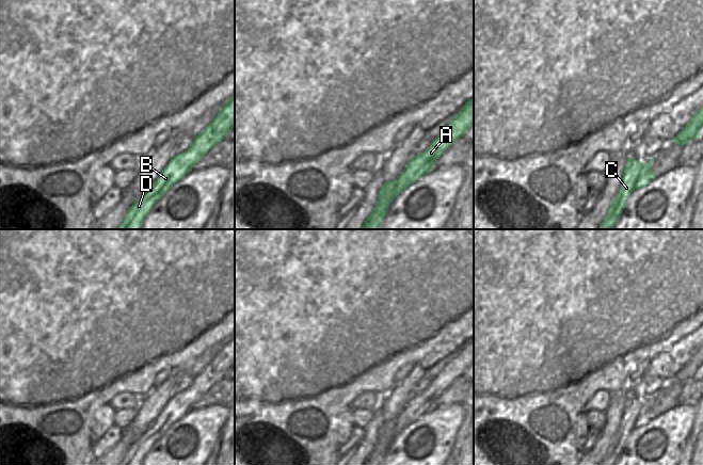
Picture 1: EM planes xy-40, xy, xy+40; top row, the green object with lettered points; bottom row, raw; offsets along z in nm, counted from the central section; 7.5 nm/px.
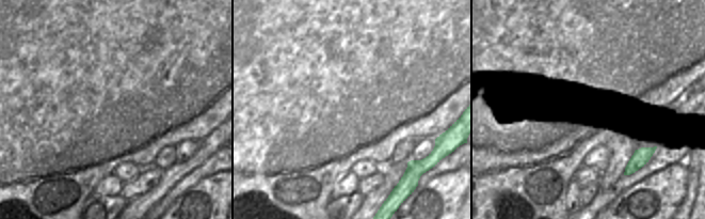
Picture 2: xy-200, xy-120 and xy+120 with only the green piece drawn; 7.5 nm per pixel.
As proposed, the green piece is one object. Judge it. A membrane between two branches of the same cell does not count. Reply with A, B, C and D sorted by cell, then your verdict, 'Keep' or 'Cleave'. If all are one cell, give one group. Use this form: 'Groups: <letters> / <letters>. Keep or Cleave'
Groups: A B D / C. Cleave.

